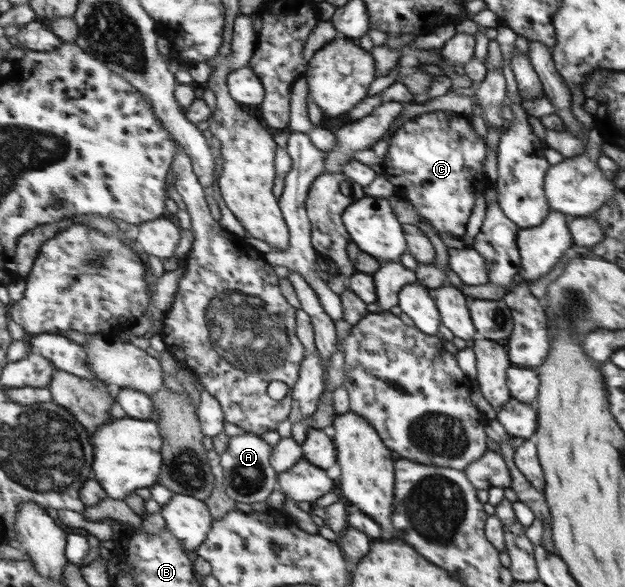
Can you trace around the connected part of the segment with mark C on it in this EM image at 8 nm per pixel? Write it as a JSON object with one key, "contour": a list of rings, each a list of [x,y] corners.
{"contour":[[[438,110],[409,119],[394,131],[384,156],[383,174],[394,184],[396,196],[408,199],[439,232],[459,239],[466,234],[478,198],[476,186],[493,185],[484,176],[488,146],[466,118]]]}

